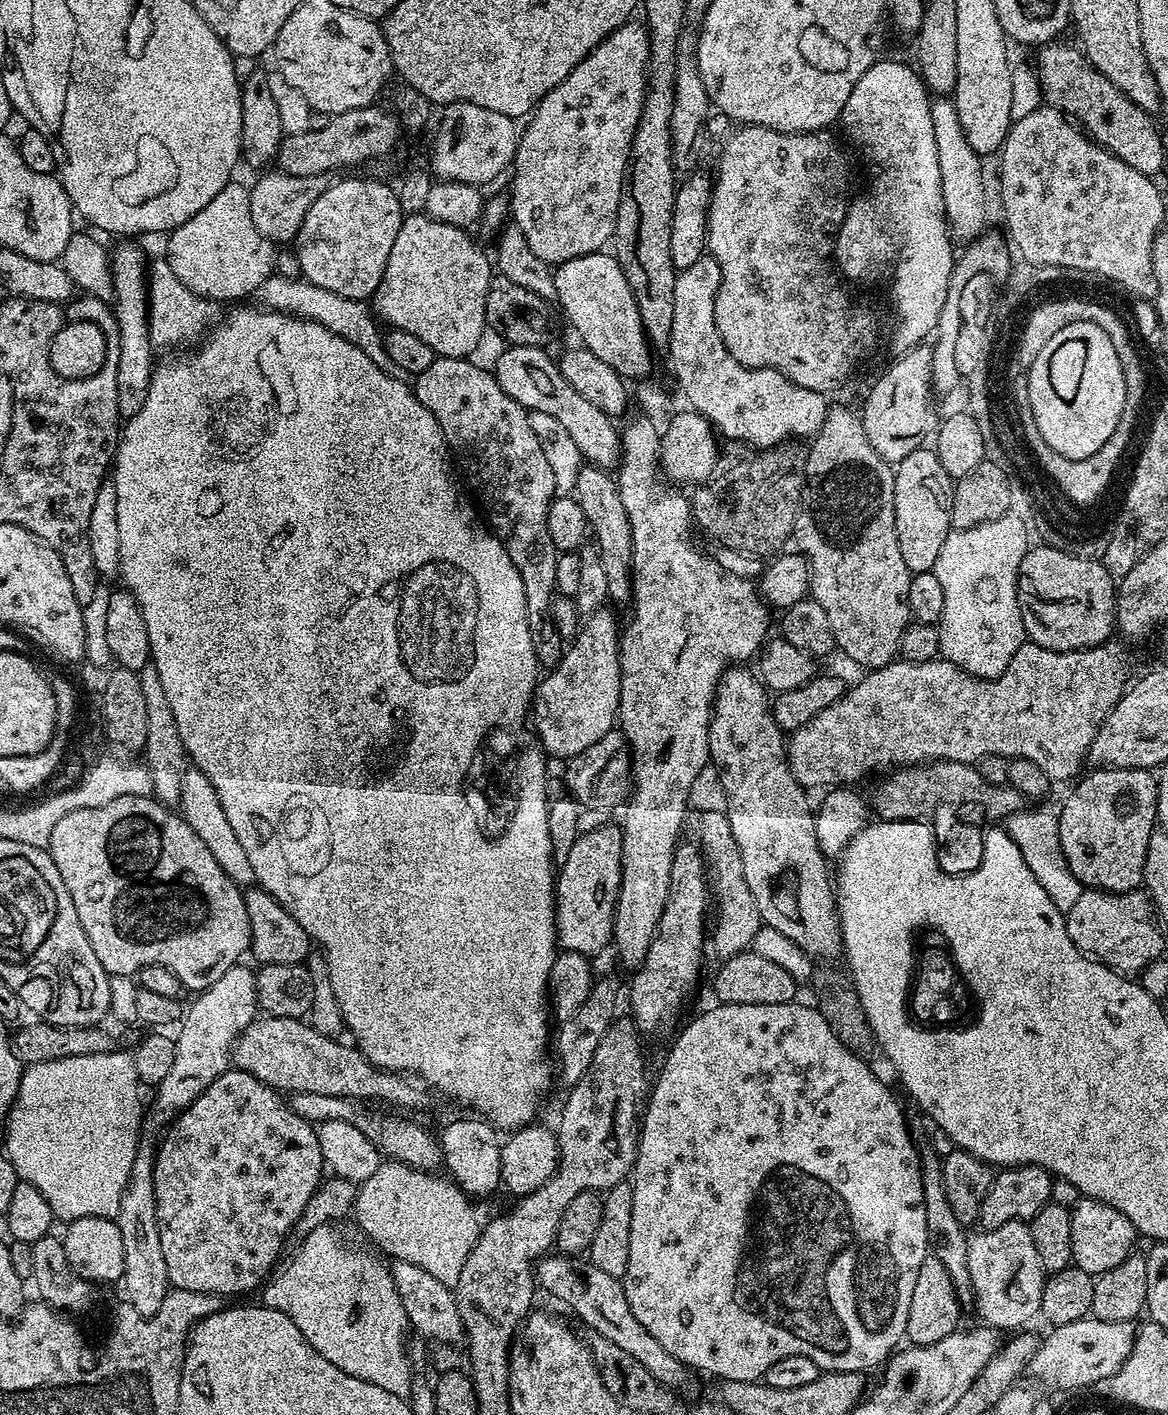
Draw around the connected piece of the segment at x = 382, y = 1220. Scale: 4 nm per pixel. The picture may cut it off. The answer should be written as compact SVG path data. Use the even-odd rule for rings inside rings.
M385 1159L378 1170L374 1170L374 1174L370 1174L370 1178L357 1187L354 1221L381 1248L379 1251L385 1257L411 1262L413 1266L426 1270L426 1274L438 1278L444 1286L455 1289L458 1277L462 1275L462 1266L466 1266L466 1258L470 1258L470 1250L474 1250L480 1237L482 1220L476 1217L472 1209L473 1201L455 1182L443 1175L434 1175L438 1174L422 1168L411 1168L409 1164L397 1160Z

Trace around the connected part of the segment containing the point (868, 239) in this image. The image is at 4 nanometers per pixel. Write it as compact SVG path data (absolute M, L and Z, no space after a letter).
M877 59L870 70L858 78L854 90L850 90L850 98L846 98L846 106L840 112L839 123L844 124L845 134L858 147L864 148L864 156L872 163L876 177L857 200L855 197L849 203L848 212L836 235L834 259L837 269L847 279L849 276L852 280L876 284L892 276L892 308L896 311L892 344L897 353L903 354L927 341L939 329L949 307L948 283L952 280L954 241L948 231L946 206L942 202L942 174L938 170L938 146L934 146L930 93L919 71L911 63L884 59Z

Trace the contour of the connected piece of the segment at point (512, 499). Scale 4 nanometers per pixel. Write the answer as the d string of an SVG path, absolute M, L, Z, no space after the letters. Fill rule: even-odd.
M437 356L430 366L426 366L426 370L415 377L414 391L418 402L422 402L422 406L434 414L448 444L448 451L454 457L462 476L464 471L469 484L467 487L478 501L488 527L495 531L504 544L506 554L510 554L510 562L518 566L522 590L526 590L529 613L533 617L543 612L545 615L551 609L552 597L557 595L554 566L558 553L554 542L550 542L550 530L546 526L546 514L558 495L556 475L554 470L550 470L550 462L546 462L546 450L542 450L538 434L534 434L534 426L530 426L528 409L514 402L514 398L510 398L510 394L498 386L495 375L474 361L463 356Z

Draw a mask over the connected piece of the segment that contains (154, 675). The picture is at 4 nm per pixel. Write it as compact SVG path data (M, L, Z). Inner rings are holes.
M149 662L139 674L142 694L146 697L146 742L142 749L142 760L150 774L152 796L161 804L172 806L182 794L184 779L190 771L190 761L182 746L182 738L178 738L178 722L174 722L174 713L170 711L170 702L158 678L158 670Z

